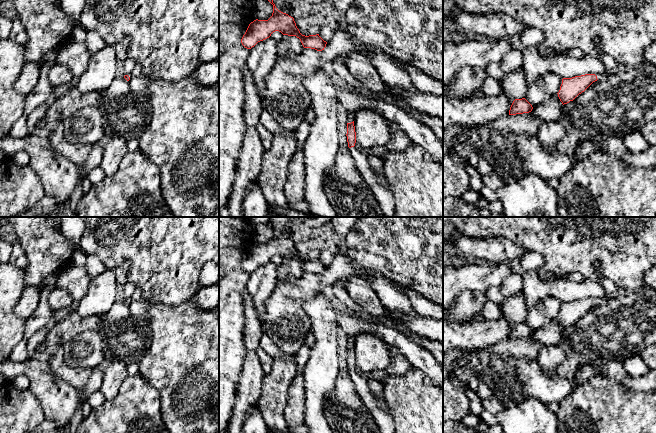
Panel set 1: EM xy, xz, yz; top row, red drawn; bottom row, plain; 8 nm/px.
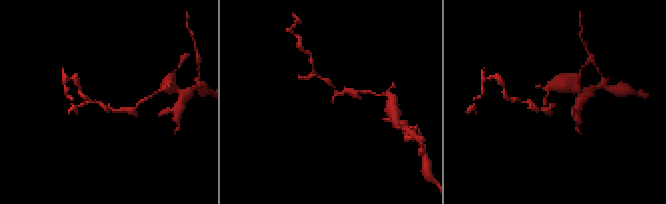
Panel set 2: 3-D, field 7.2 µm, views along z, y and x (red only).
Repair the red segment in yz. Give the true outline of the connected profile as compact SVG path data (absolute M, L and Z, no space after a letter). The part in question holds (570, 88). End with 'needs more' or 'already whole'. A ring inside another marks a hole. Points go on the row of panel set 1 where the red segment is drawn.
M608 72L601 74L585 74L572 78L563 78L560 90L557 93L562 104L573 101L579 94L584 92L593 82L605 80L609 76Z; needs more

